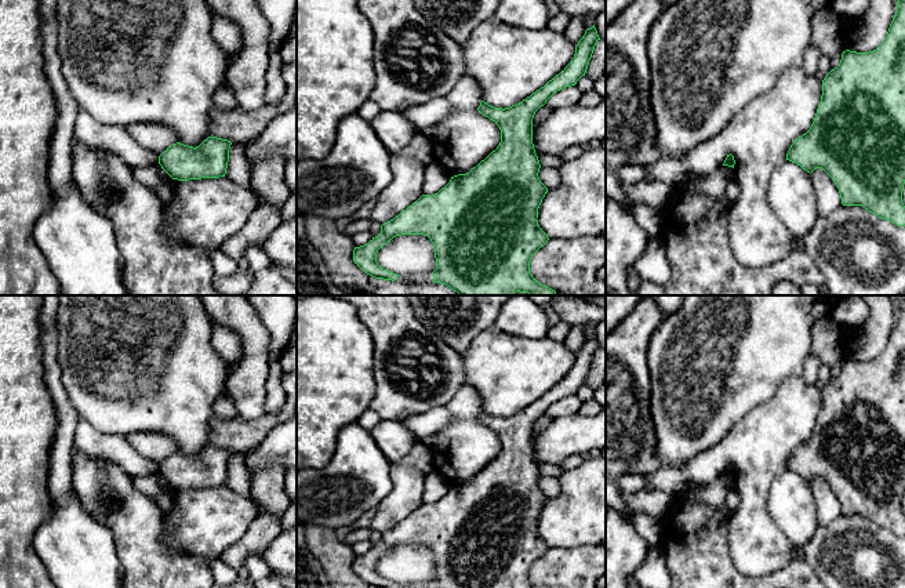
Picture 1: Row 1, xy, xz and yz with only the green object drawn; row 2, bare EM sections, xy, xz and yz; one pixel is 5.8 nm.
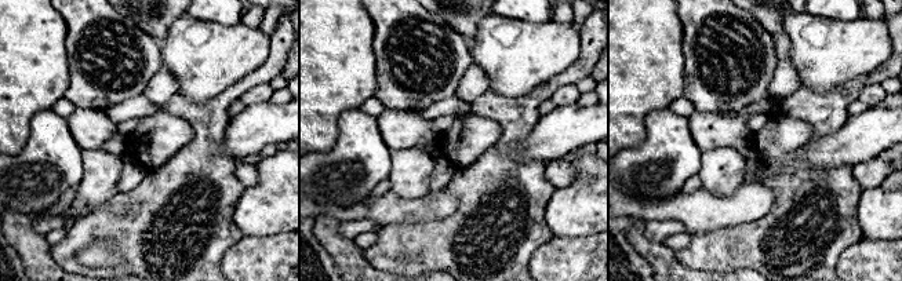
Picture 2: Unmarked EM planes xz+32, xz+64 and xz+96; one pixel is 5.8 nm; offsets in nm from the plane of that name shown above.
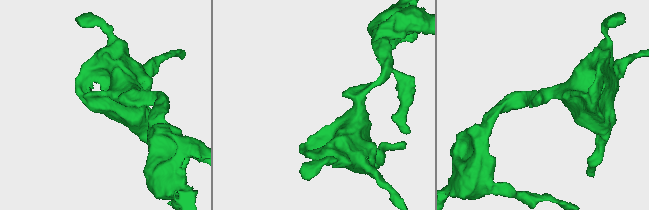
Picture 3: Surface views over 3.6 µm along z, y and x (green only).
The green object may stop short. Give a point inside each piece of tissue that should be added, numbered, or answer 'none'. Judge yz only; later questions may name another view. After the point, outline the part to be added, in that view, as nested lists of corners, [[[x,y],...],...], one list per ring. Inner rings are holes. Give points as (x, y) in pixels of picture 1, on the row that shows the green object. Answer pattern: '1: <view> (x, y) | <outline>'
none

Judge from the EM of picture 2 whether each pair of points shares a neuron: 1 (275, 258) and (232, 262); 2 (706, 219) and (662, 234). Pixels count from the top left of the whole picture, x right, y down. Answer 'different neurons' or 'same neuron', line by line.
1: same neuron
2: different neurons

